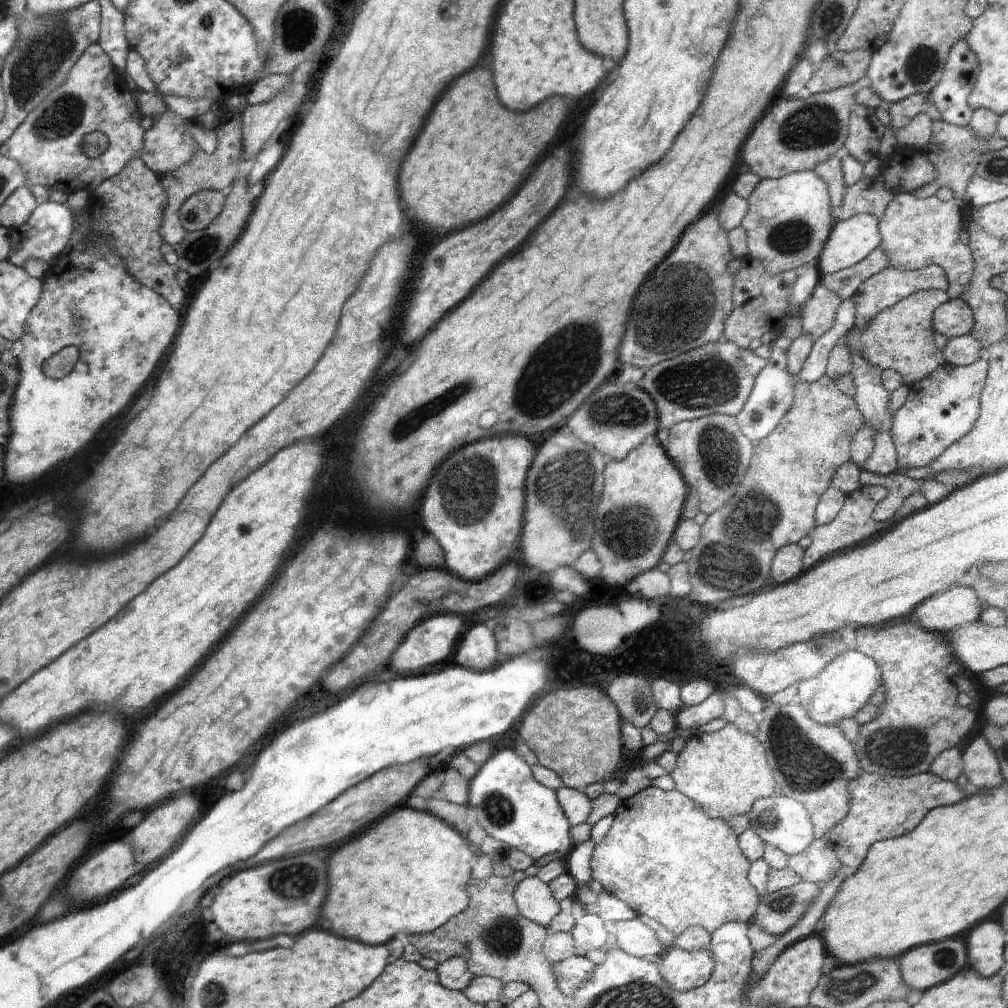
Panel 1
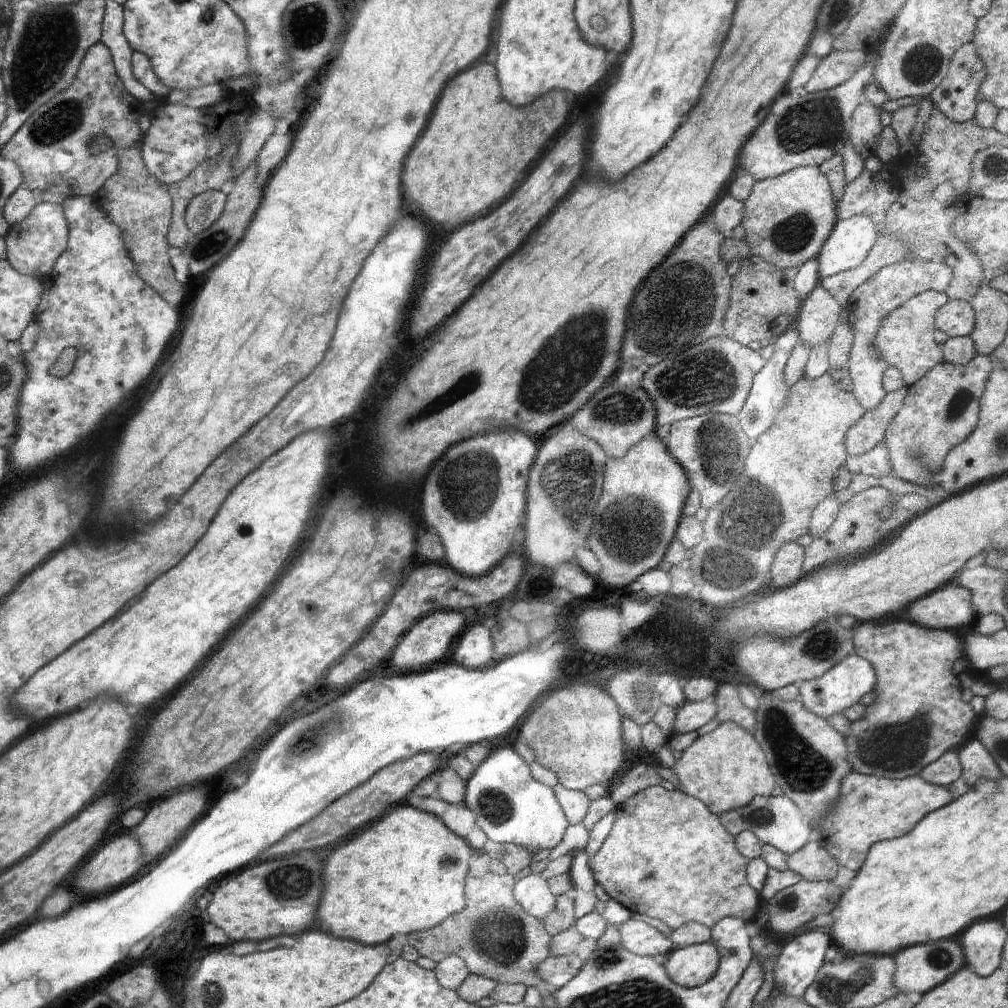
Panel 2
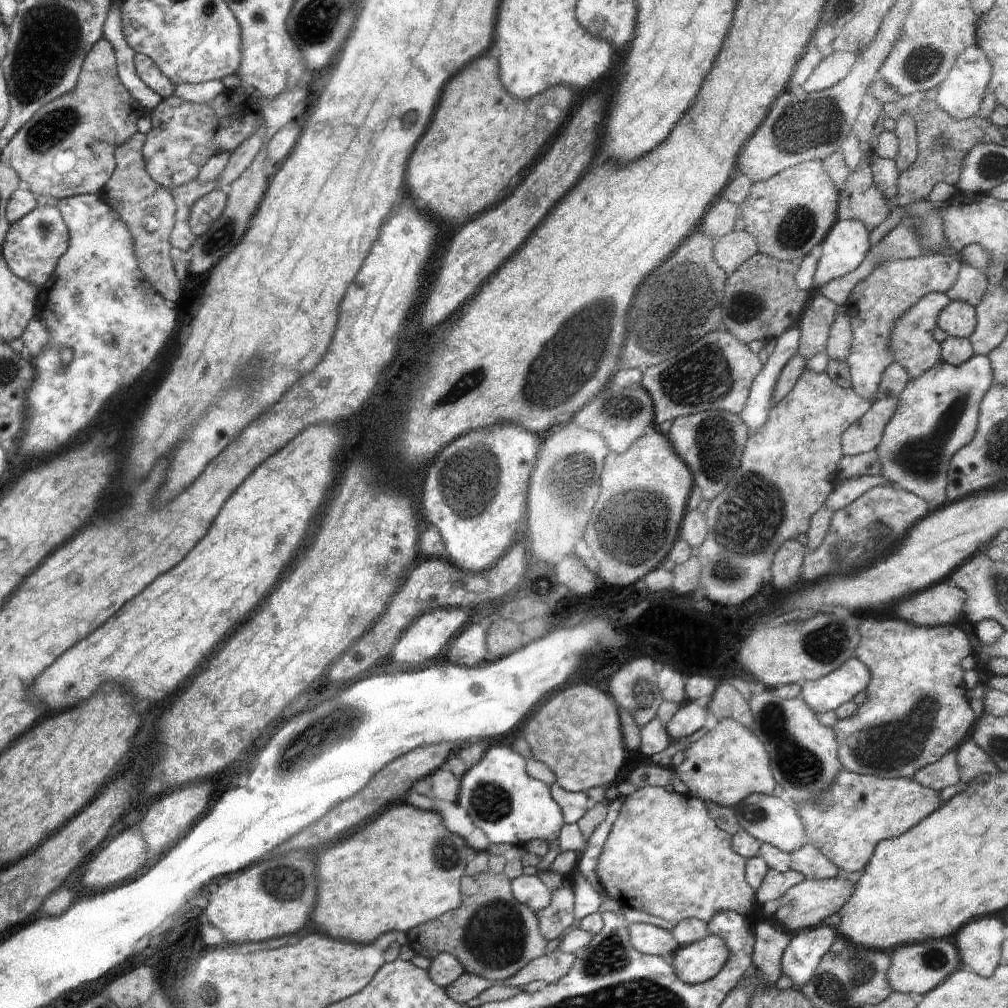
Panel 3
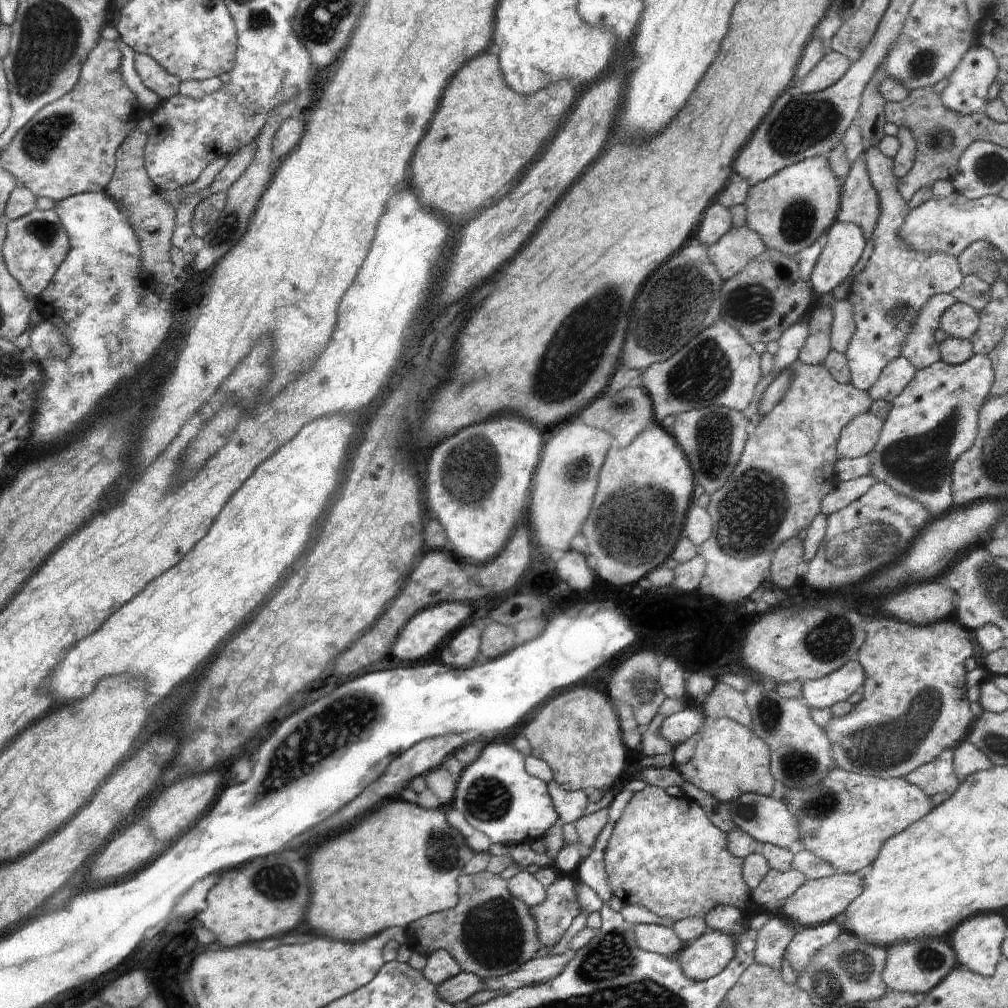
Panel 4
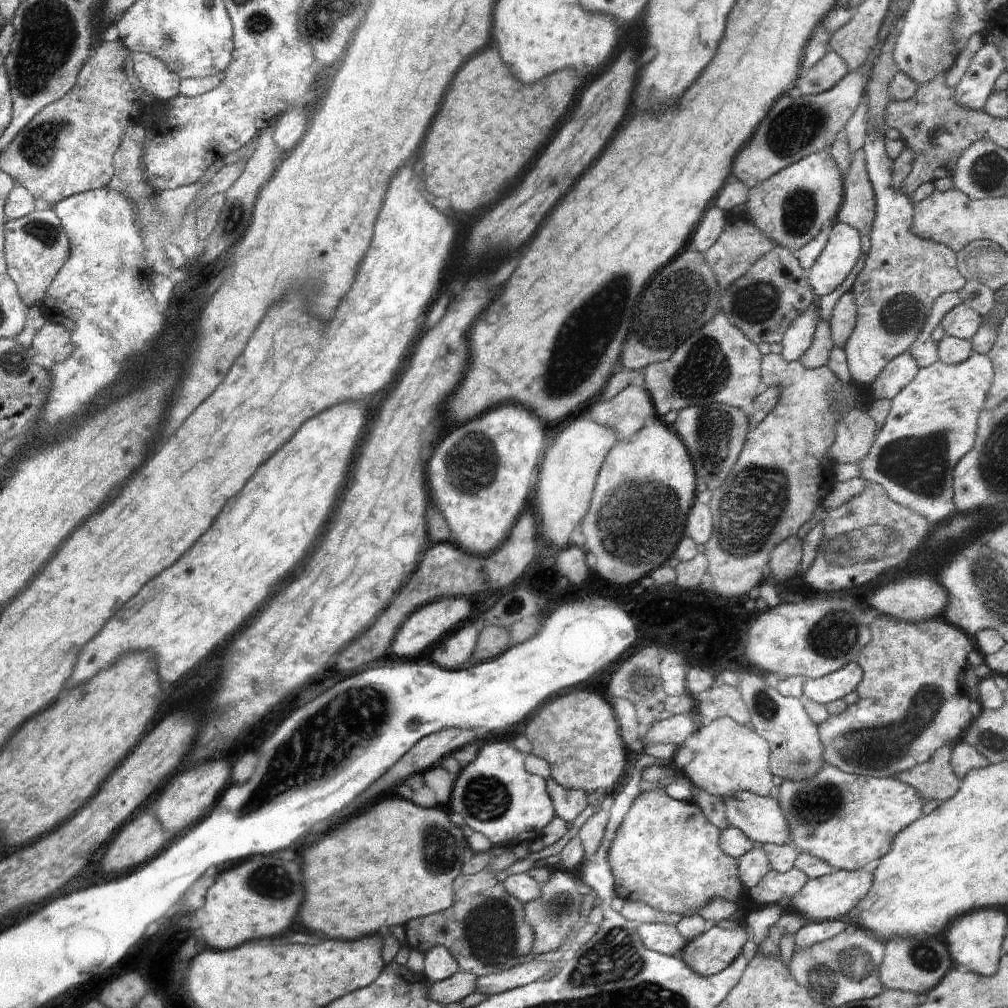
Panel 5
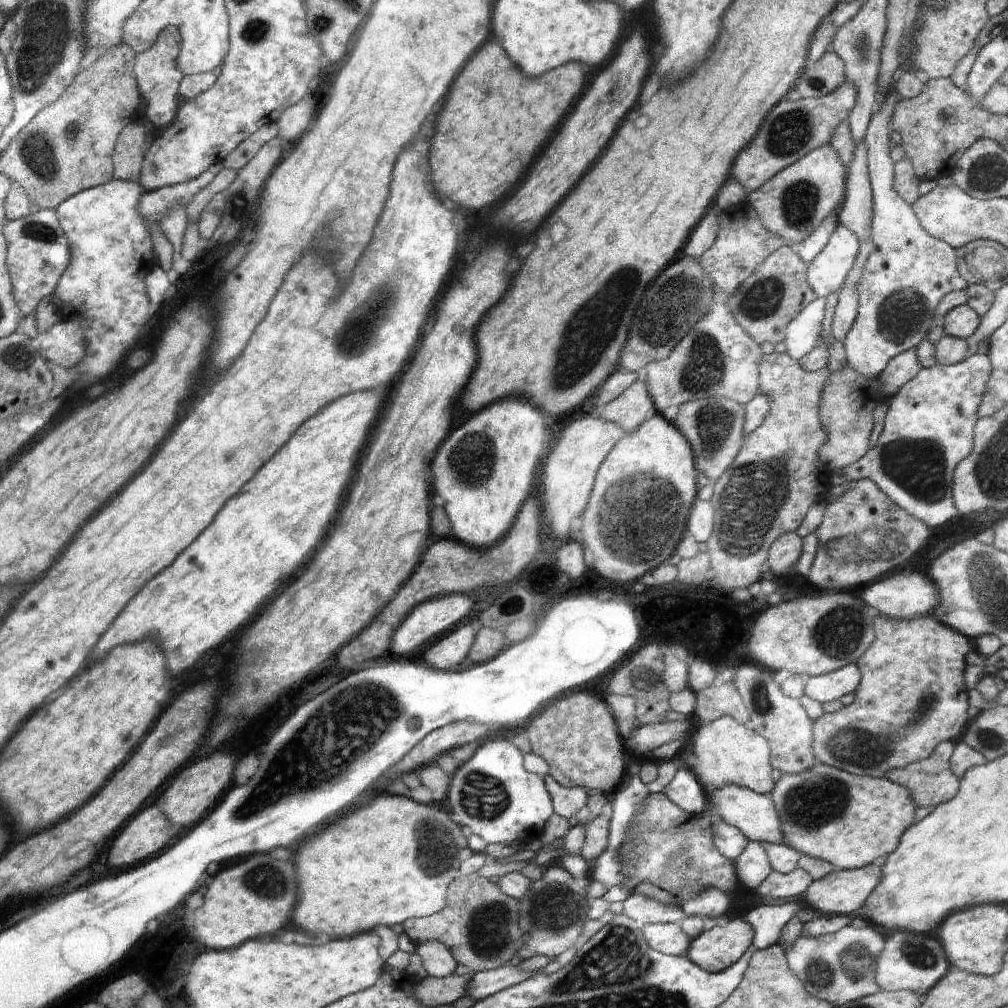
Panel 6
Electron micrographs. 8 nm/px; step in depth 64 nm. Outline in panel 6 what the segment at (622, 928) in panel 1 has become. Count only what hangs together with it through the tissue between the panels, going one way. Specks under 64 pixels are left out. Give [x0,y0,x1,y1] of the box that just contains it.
[641,923,692,956]

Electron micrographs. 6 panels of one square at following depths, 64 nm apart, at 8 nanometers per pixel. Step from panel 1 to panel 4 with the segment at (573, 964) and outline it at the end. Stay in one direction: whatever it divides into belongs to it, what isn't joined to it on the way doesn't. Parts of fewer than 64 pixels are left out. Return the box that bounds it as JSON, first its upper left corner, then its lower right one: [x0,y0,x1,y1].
[483,953,569,993]

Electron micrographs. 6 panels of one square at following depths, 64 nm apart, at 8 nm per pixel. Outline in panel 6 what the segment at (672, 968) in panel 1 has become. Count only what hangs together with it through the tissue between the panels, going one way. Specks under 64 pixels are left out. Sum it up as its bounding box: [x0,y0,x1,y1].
[685,918,754,973]

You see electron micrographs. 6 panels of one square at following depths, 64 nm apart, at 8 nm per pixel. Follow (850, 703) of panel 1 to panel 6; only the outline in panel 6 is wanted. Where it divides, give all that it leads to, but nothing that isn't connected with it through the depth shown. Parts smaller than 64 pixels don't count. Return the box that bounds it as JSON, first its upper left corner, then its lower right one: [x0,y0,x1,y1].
[805,664,860,703]

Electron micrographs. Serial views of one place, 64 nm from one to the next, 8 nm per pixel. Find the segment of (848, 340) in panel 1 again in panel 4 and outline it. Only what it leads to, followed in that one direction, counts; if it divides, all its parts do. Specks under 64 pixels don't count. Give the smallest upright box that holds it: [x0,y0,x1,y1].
[901,293,957,370]

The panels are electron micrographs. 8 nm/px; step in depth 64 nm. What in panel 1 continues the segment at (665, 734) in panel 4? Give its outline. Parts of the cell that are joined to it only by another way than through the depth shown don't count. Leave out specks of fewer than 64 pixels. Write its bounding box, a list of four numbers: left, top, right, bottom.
[675,691,723,730]

